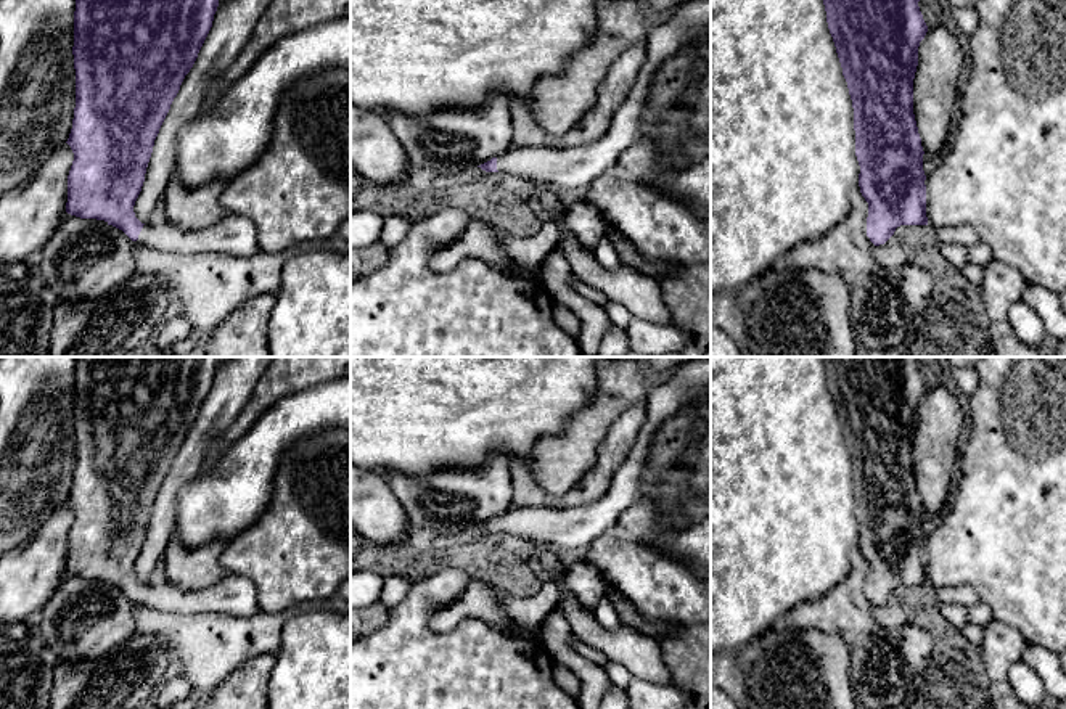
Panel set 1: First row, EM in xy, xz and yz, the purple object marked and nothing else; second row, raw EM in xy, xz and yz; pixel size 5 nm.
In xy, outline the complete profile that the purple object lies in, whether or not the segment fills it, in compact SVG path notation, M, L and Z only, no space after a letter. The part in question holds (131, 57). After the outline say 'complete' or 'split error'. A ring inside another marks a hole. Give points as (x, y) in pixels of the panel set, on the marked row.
M76 0L76 108L66 141L74 161L68 175L68 214L105 220L140 248L169 254L249 257L260 251L257 228L243 215L230 214L214 227L188 232L169 220L145 225L133 212L154 140L212 27L217 6L219 0Z; split error

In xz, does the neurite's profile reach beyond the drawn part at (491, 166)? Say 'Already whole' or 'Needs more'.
Needs more

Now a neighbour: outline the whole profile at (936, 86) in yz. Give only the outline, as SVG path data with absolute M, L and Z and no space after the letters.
M937 24L918 47L913 114L925 153L939 156L947 145L952 109L961 90L963 50L952 31Z

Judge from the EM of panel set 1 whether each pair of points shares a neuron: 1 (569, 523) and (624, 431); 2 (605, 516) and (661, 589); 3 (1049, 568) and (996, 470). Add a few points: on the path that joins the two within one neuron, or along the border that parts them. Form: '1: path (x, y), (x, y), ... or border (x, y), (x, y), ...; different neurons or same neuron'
1: border (610, 484), (592, 502), (561, 508), (547, 507); different neurons
2: border (639, 499), (608, 531), (586, 549); different neurons
3: path (1049, 544), (1049, 523), (1020, 494); same neuron

